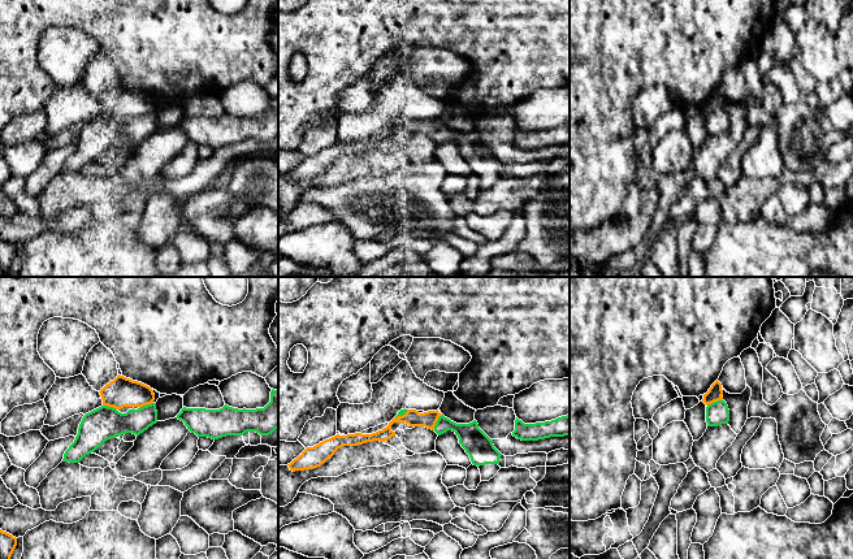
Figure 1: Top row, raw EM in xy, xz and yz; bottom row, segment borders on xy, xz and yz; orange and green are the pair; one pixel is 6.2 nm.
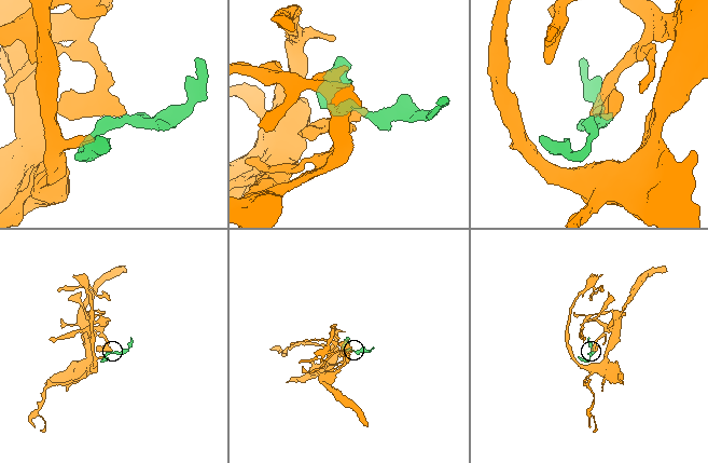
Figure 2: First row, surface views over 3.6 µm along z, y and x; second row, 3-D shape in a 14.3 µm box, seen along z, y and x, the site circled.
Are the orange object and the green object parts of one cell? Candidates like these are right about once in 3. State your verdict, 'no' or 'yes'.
yes

